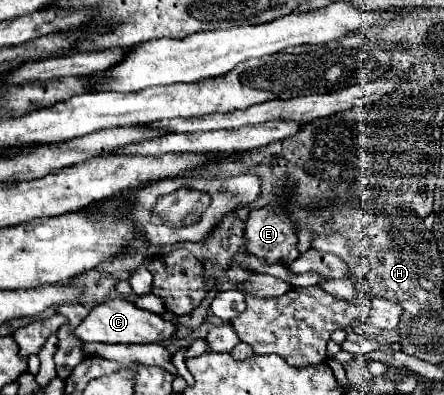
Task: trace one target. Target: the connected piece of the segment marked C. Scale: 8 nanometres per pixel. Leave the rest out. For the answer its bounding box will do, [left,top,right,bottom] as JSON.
[76,299,176,345]

